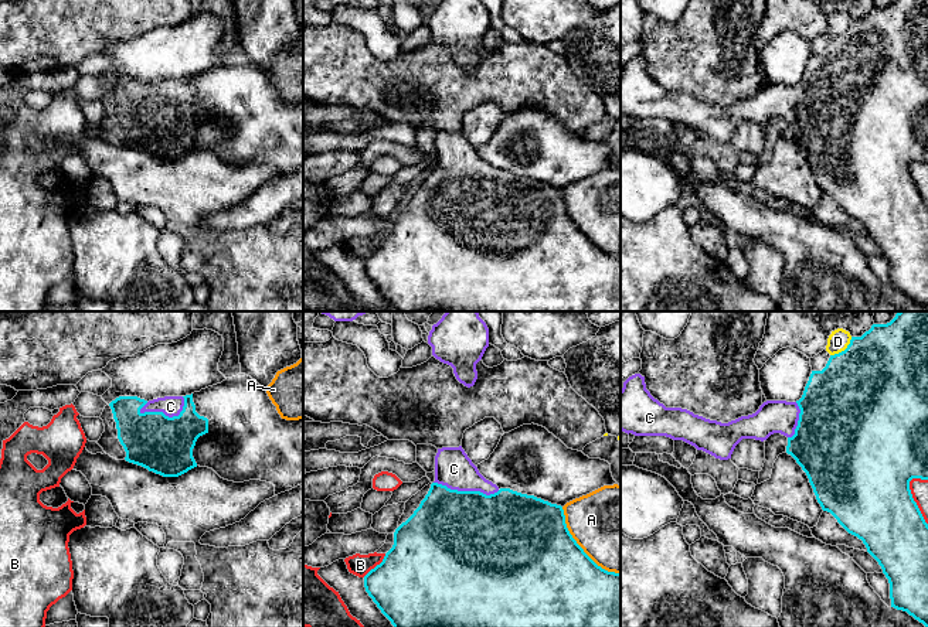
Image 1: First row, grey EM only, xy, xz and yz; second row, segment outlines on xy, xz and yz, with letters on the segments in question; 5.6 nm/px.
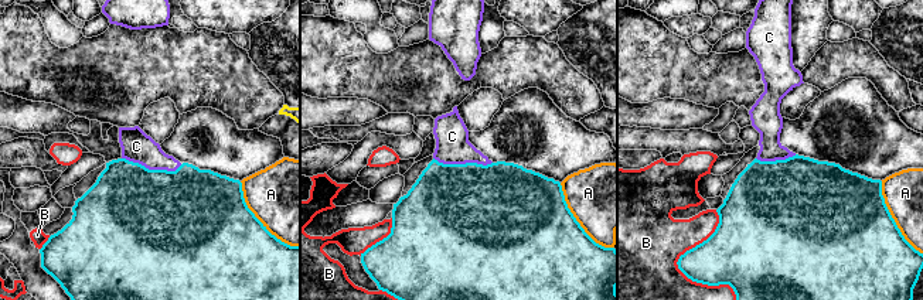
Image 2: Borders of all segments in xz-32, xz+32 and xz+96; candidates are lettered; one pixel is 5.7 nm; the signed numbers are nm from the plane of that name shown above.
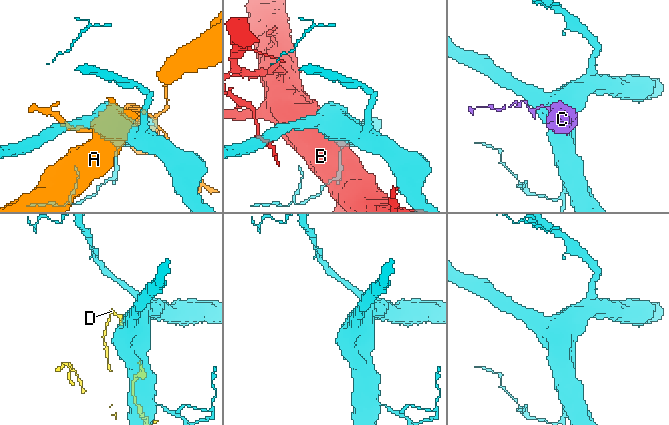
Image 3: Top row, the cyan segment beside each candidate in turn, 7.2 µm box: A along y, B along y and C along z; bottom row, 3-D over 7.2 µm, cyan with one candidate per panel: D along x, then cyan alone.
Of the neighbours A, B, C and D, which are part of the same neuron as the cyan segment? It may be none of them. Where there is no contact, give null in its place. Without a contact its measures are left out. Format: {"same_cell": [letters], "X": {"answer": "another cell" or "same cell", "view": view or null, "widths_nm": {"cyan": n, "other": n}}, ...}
{"same_cell": ["C"], "A": {"answer": "another cell", "view": "xz", "widths_nm": {"cyan": 500, "other": 480}}, "B": {"answer": "another cell", "view": "xz", "widths_nm": {"cyan": 480, "other": 120}}, "C": {"answer": "same cell", "view": "xy", "widths_nm": {"cyan": 320, "other": 110}}, "D": {"answer": "another cell", "view": "yz", "widths_nm": {"cyan": 500, "other": 120}}}

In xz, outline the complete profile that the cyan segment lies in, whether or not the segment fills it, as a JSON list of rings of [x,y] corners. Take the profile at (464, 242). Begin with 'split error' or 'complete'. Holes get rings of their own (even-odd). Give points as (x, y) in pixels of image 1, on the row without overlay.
split error | [[[462,129],[438,132],[435,139],[435,164],[431,167],[428,177],[414,197],[395,212],[392,231],[385,236],[383,245],[364,259],[364,270],[381,296],[391,304],[394,311],[621,311],[621,256],[602,252],[584,235],[567,211],[561,188],[510,171],[499,171],[479,156]]]

